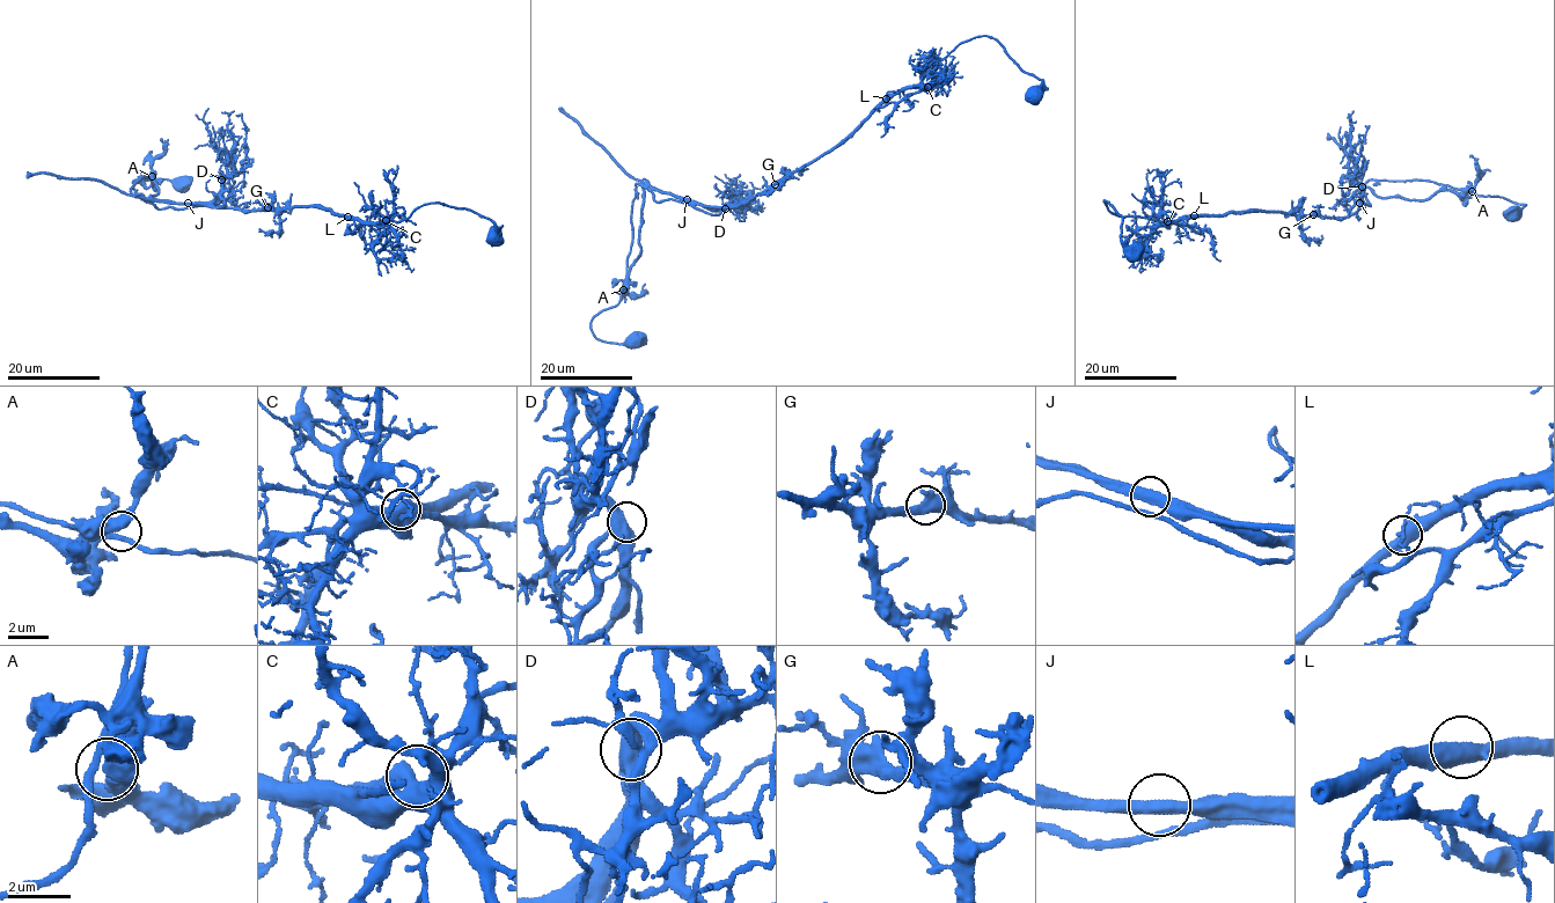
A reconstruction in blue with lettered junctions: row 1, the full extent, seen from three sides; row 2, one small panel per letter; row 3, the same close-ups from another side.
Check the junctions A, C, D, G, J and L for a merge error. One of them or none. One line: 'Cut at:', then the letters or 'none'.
Cut at: J

